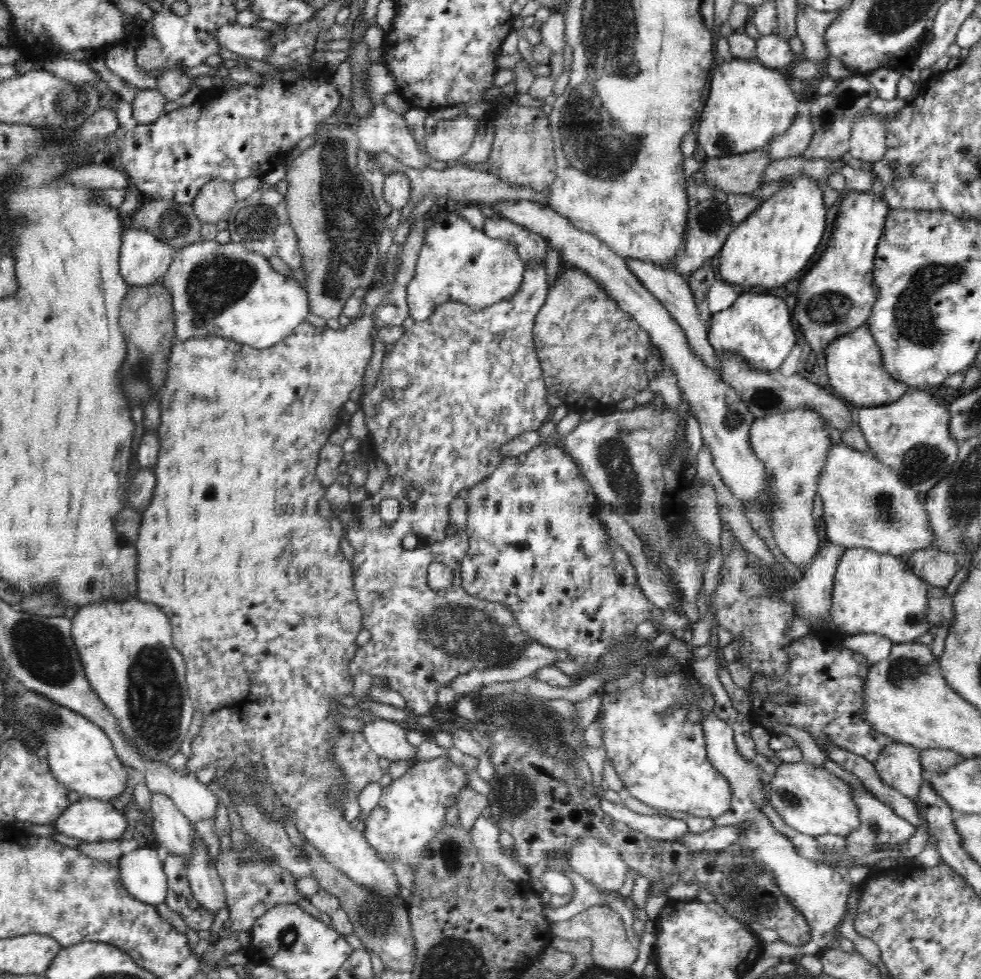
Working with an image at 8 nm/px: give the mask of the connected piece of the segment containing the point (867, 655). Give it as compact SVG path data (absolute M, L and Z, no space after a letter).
M844 631L844 635L844 646L862 655L872 665L884 660L894 644L886 636L874 633L849 634Z

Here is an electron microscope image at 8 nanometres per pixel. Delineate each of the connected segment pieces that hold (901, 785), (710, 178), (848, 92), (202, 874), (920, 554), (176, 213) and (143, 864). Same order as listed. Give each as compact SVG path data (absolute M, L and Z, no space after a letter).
M893 741L890 746L884 746L883 752L880 752L880 756L874 762L876 773L884 784L892 787L896 791L904 794L904 797L910 798L918 807L918 814L922 818L924 816L924 807L920 803L920 788L924 784L925 773L923 766L921 765L921 752L919 748L915 746L904 744L903 742Z
M765 148L724 158L705 158L700 169L704 182L725 193L751 194L758 190L764 178L764 170L770 164Z
M853 73L837 82L836 88L828 95L816 95L805 108L811 118L813 136L802 157L806 159L841 158L850 150L852 126L856 124L862 112L870 110L870 103L877 98L877 90L871 82L861 74Z
M198 834L195 835L195 840L197 842L191 853L193 858L187 863L189 885L198 905L208 913L218 915L227 906L226 891L216 867L212 865L204 840Z
M934 548L916 550L909 555L913 573L936 588L945 588L959 570L958 558Z
M148 199L127 219L126 228L144 227L160 241L167 242L172 248L181 249L202 240L203 223L194 214L191 204Z
M155 846L137 848L129 854L124 854L118 859L119 877L123 887L131 894L132 898L148 905L158 905L165 902L168 894L168 881L163 871L163 863L158 857Z

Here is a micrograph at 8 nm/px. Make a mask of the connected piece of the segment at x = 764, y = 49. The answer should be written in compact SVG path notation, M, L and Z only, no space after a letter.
M761 35L756 40L756 59L768 68L779 70L790 64L795 64L799 57L792 52L788 41L782 39L780 35Z

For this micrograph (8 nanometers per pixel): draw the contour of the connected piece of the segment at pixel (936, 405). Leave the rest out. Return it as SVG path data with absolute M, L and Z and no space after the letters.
M912 388L894 402L880 406L861 406L858 412L858 424L872 455L889 466L904 484L912 487L921 495L932 490L942 478L946 478L956 462L960 443L951 436L949 399L944 401L930 390Z

